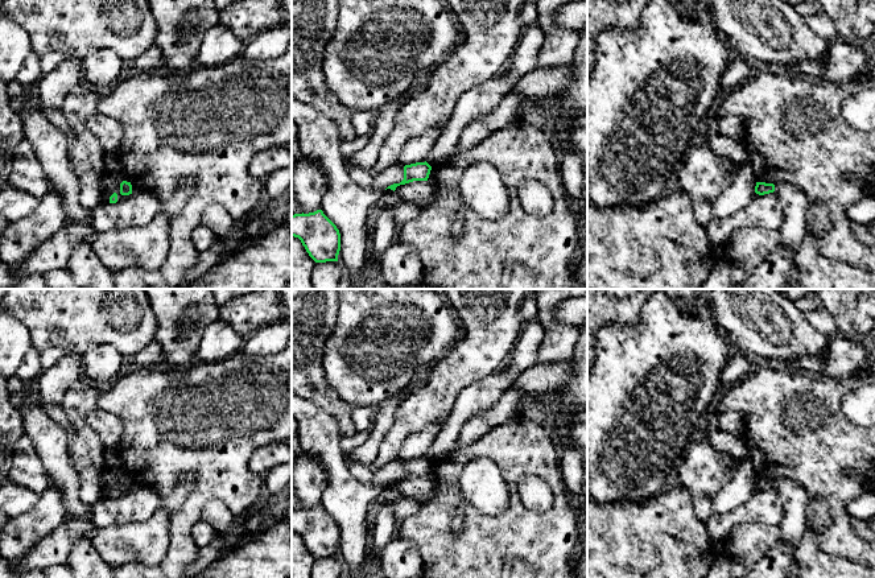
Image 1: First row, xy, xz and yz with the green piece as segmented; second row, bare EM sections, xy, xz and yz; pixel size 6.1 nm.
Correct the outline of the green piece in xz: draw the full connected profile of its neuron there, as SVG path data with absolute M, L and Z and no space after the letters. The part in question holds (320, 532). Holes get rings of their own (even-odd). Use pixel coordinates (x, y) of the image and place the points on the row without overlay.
M322 505L292 511L292 532L301 536L315 558L338 557L340 529Z

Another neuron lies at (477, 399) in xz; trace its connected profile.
M537 319L525 322L504 367L458 395L446 424L428 451L426 458L430 462L457 450L457 438L463 424L492 408L523 371L537 364L544 335L542 325Z

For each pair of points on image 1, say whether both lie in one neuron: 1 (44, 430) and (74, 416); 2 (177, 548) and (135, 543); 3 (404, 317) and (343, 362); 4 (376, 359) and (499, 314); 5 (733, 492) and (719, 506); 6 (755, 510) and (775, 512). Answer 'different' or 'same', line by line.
1: different
2: different
3: same
4: different
5: same
6: same

